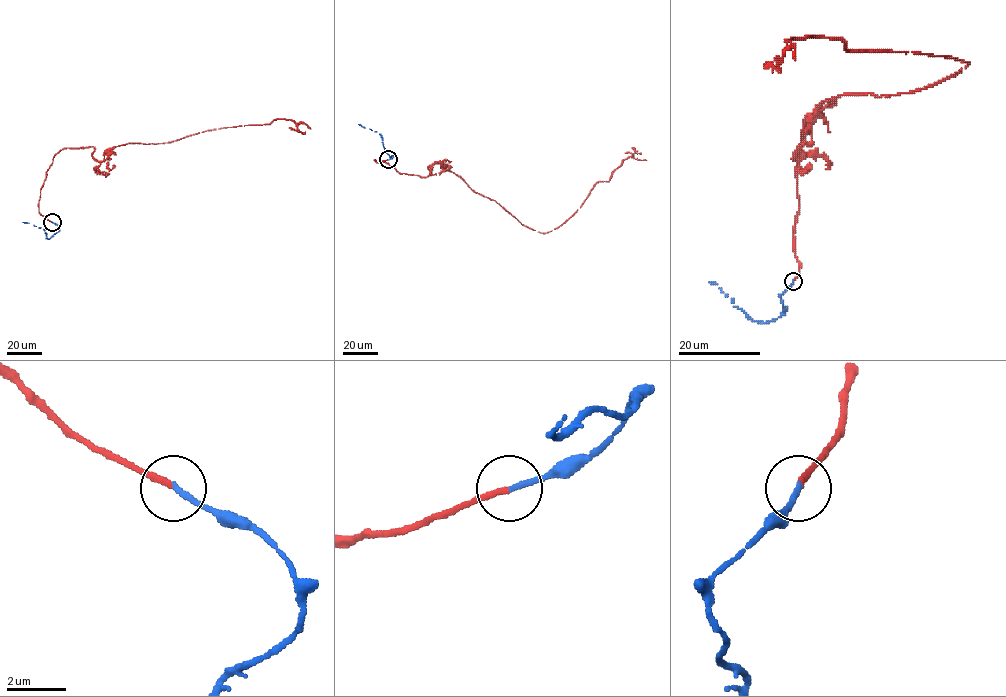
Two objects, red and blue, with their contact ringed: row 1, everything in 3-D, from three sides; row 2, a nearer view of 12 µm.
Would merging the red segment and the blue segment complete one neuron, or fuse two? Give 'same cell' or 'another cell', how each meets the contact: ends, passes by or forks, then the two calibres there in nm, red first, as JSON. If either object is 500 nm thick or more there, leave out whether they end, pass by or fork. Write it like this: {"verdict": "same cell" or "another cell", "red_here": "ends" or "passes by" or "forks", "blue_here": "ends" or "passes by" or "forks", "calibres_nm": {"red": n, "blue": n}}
{"verdict": "same cell", "red_here": "ends", "blue_here": "ends", "calibres_nm": {"red": 200, "blue": 190}}

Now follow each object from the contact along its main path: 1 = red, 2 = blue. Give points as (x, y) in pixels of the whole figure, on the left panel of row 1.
1: (52, 222), (39, 212), (40, 189), (64, 148), (93, 147), (103, 161), (128, 143), (275, 119), (311, 128)
2: (52, 222), (59, 230), (47, 239), (43, 229), (22, 222)

